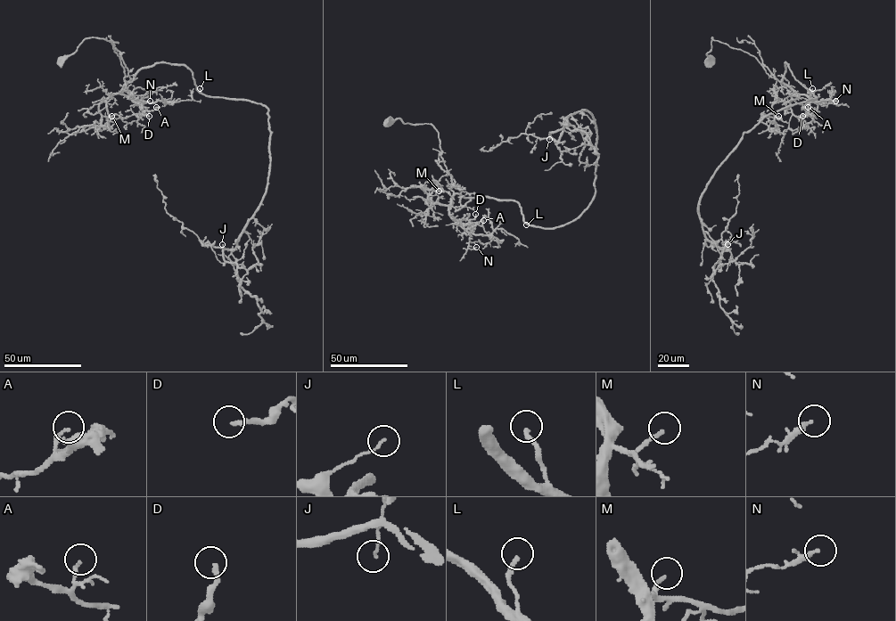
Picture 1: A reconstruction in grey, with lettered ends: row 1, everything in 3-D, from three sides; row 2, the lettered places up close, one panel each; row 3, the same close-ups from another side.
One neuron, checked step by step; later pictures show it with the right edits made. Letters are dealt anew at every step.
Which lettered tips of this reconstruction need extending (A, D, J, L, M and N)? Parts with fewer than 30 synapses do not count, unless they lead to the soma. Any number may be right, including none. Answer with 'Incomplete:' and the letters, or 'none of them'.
Incomplete: D, L

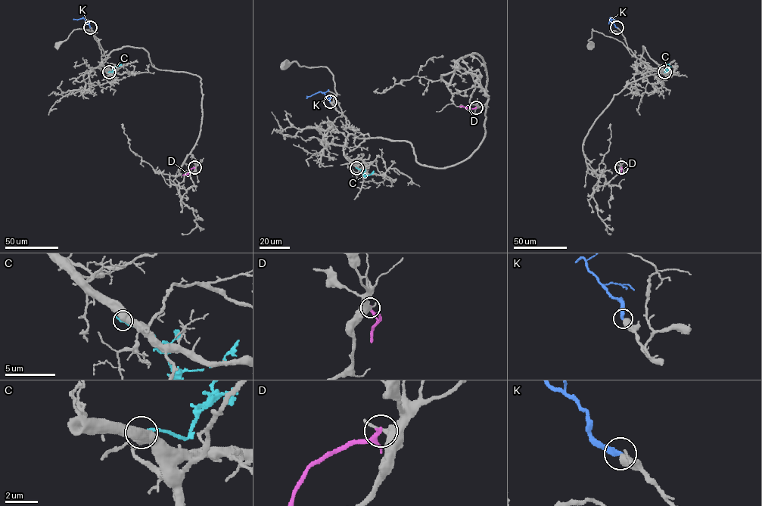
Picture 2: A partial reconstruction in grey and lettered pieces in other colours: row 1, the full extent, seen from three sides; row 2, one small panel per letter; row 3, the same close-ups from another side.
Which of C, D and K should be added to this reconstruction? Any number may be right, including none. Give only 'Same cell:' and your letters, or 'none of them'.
Same cell: K

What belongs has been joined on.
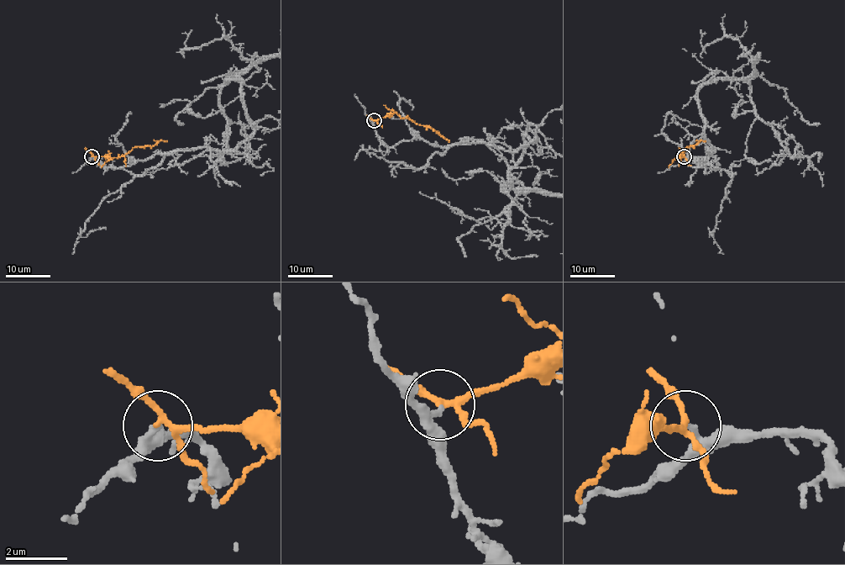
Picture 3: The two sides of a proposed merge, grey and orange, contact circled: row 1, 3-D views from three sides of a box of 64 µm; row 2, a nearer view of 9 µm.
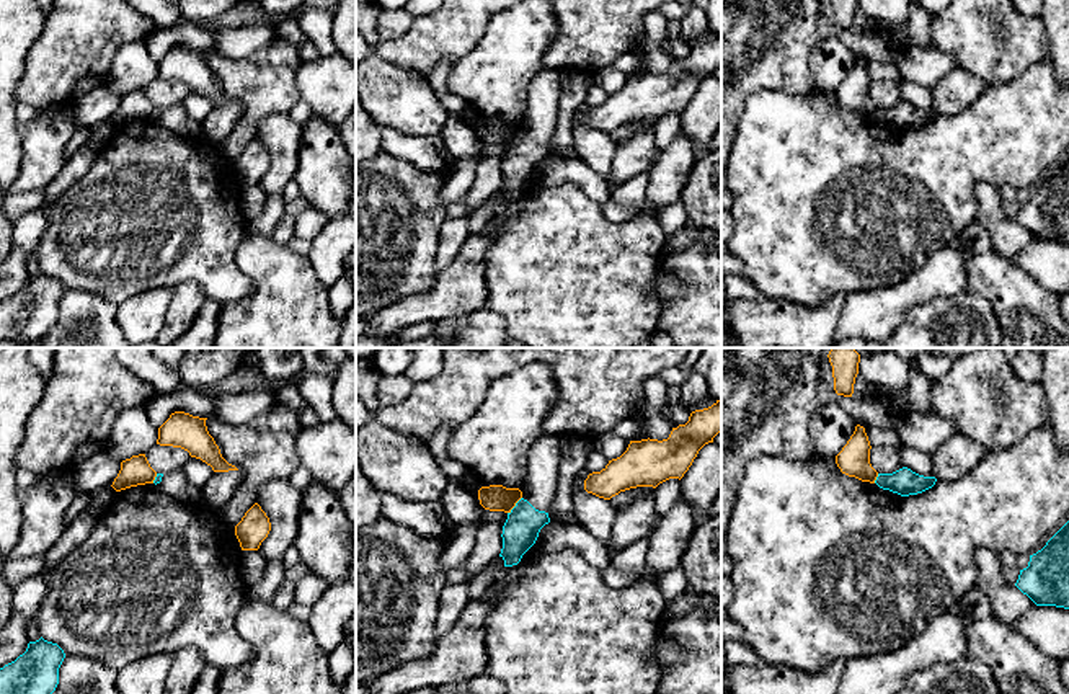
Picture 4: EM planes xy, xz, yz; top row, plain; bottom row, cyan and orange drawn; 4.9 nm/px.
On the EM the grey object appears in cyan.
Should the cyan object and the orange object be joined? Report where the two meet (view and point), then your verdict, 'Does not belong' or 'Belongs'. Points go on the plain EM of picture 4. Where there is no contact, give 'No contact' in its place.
Touches cyan at xz (516, 139). Does not belong

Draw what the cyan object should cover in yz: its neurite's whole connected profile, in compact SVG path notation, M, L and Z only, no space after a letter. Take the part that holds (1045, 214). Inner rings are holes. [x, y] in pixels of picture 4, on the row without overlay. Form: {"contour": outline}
{"contour": "M1069 155L1020 204L1015 220L1036 240L1069 243Z"}

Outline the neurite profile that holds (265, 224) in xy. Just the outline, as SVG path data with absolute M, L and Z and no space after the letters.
M268 194L263 214L255 220L246 222L243 238L256 235L273 237L279 219L284 216L284 206L286 199L282 194Z

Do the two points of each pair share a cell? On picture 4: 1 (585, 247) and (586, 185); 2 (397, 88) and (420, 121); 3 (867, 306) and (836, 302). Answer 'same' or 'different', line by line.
1: different
2: same
3: different

